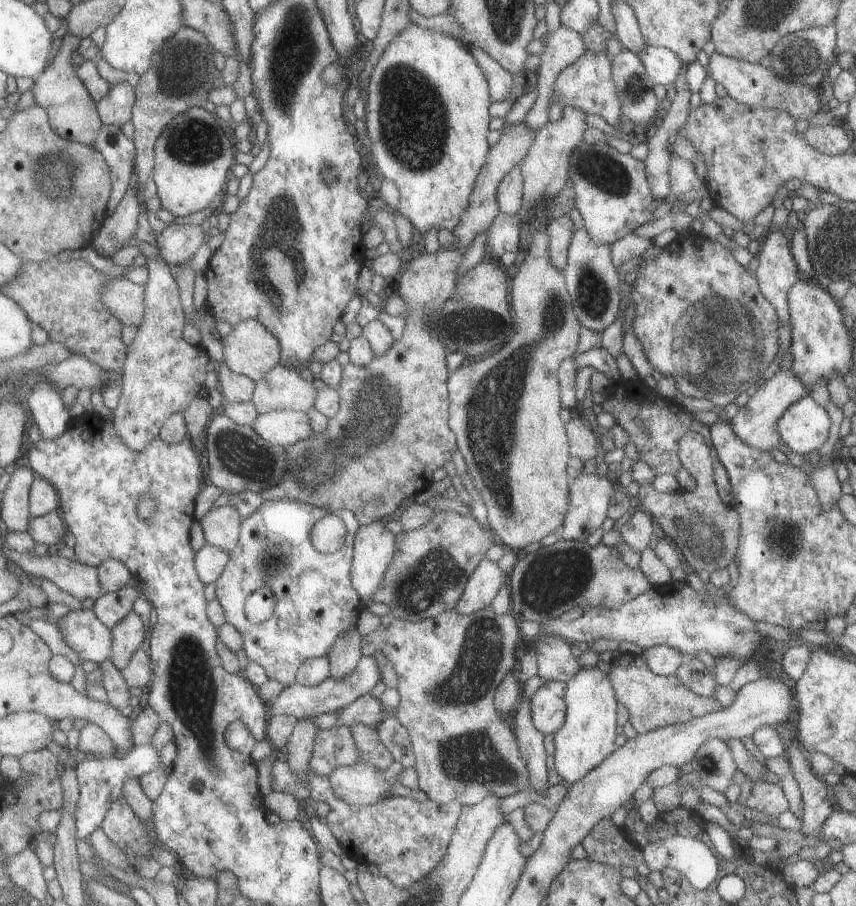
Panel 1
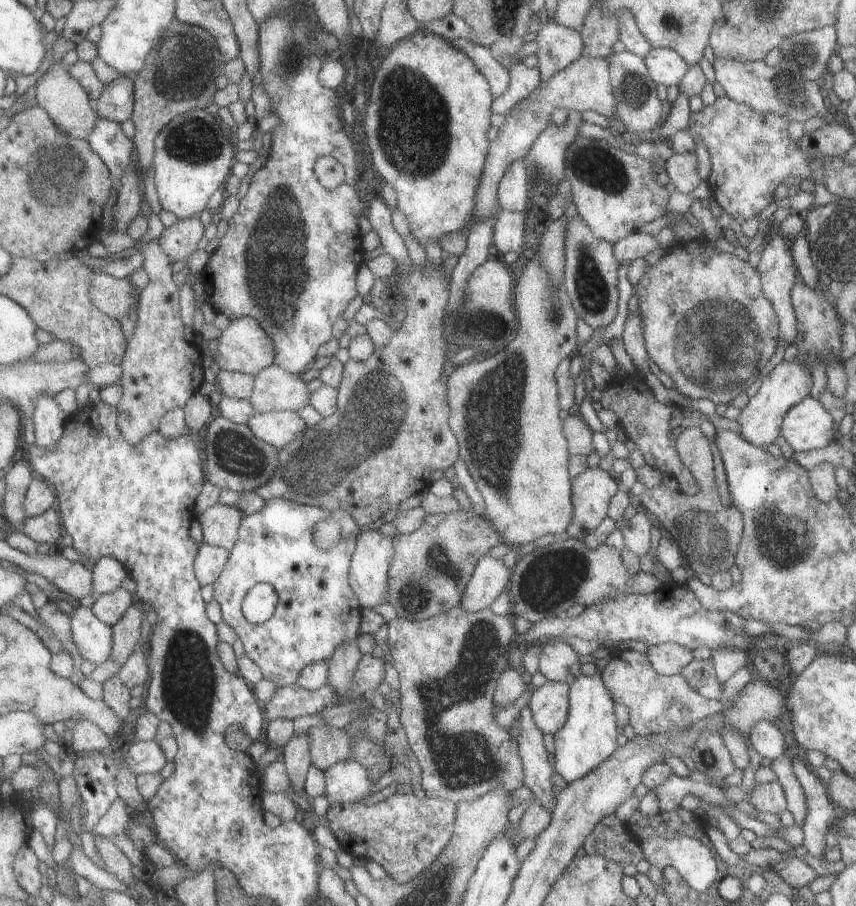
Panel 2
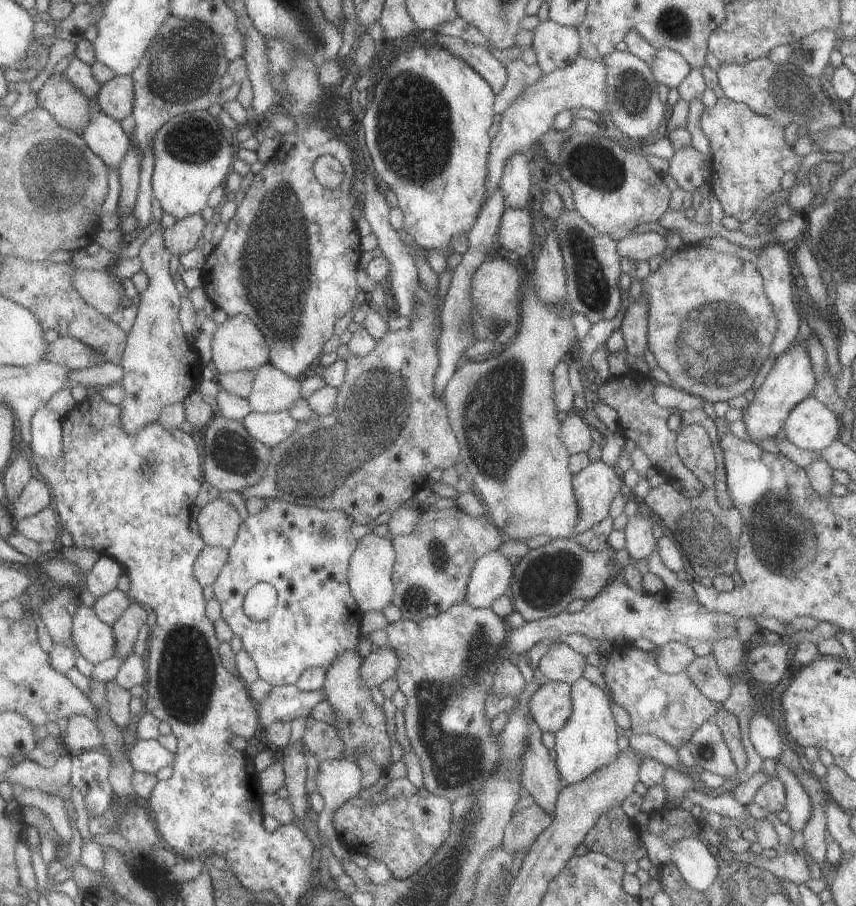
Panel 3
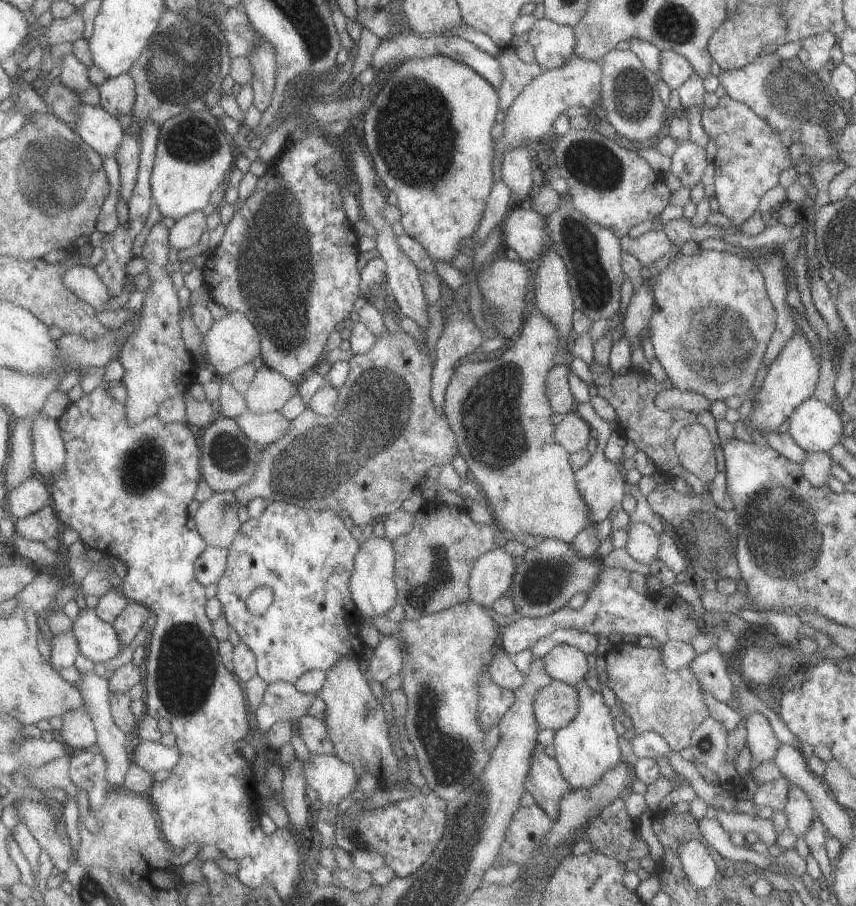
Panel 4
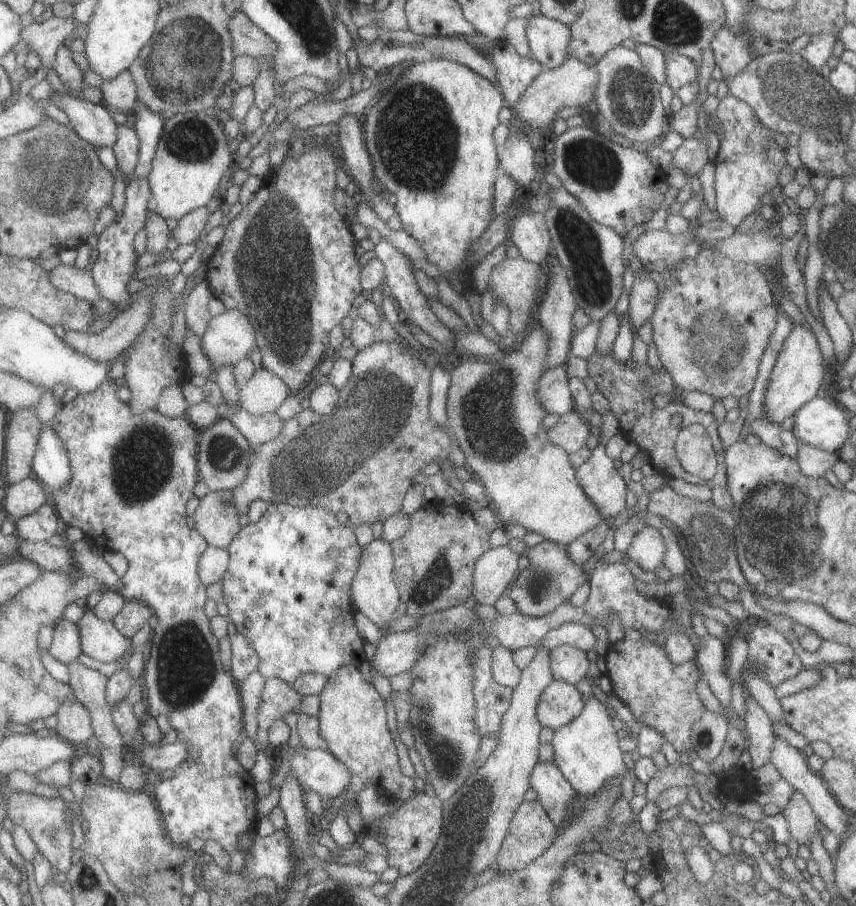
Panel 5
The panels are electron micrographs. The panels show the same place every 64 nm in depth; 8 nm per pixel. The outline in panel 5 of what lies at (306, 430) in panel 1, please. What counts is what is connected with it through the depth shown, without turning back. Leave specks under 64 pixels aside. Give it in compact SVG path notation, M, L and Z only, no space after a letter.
M245 409L229 416L229 419L255 448L277 439L286 424L276 413L254 415Z

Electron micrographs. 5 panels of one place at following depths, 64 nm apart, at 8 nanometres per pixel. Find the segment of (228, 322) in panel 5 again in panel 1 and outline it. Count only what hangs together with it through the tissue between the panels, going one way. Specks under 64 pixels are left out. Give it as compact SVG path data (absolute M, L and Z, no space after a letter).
M247 319L237 324L228 336L221 338L222 361L233 372L240 375L247 375L253 380L261 380L269 371L282 362L282 346L280 340L257 319Z

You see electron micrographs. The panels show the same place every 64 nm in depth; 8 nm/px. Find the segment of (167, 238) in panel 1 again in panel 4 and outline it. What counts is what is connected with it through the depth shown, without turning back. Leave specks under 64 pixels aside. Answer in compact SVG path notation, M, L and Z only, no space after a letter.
M202 211L192 212L170 228L169 244L177 250L199 243L207 230L207 216Z

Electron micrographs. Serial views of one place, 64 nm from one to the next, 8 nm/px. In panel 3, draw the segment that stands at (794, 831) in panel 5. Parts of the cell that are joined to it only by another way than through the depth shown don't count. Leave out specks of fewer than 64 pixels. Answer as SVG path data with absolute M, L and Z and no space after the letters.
M775 760L774 769L776 777L784 788L784 809L788 814L787 825L792 831L800 831L811 812L808 796L789 767Z

